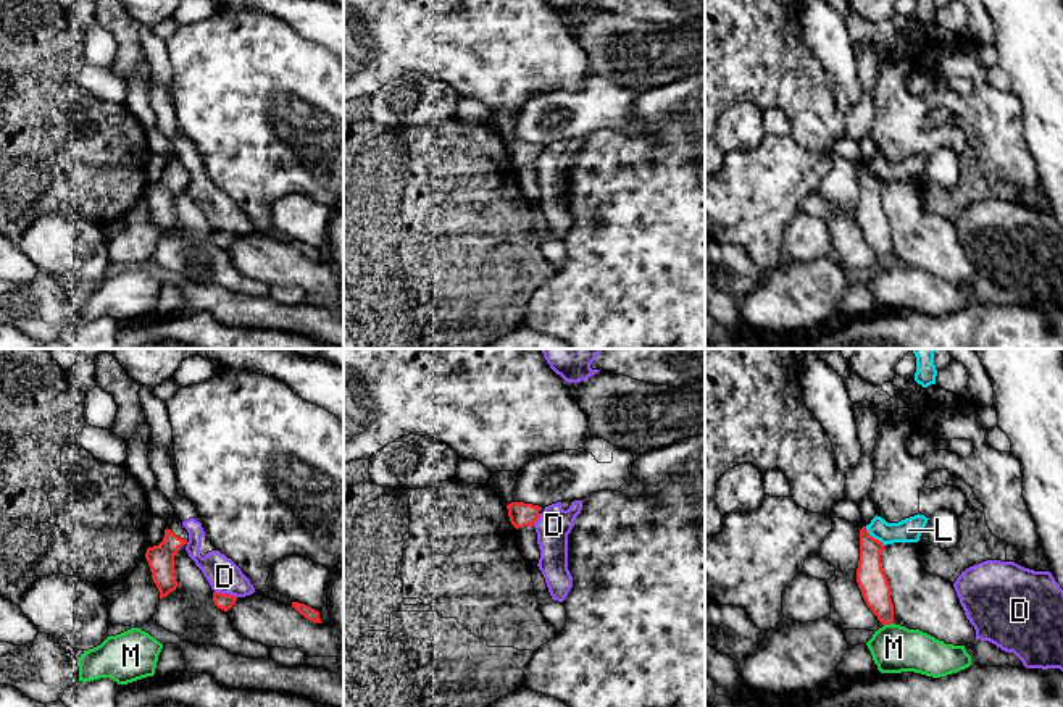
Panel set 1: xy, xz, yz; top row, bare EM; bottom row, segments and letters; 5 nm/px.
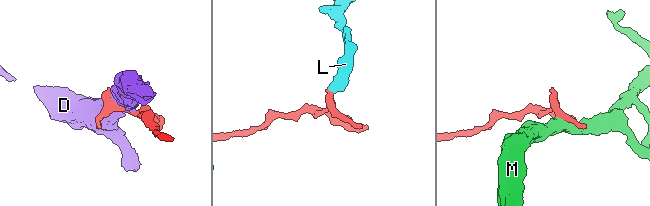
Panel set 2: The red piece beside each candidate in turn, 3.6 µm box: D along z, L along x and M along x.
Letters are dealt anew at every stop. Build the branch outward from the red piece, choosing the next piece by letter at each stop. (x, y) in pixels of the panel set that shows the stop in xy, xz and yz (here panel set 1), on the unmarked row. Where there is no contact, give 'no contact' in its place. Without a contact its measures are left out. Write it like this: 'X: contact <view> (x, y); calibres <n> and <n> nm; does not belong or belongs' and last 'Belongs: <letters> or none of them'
D: contact xy (226, 233); calibres 80 and 170 nm; does not belong
L: contact yz (873, 176); calibres 150 and 120 nm; does not belong
M: contact yz (887, 262); calibres 150 and 240 nm; does not belong
Belongs: none of them

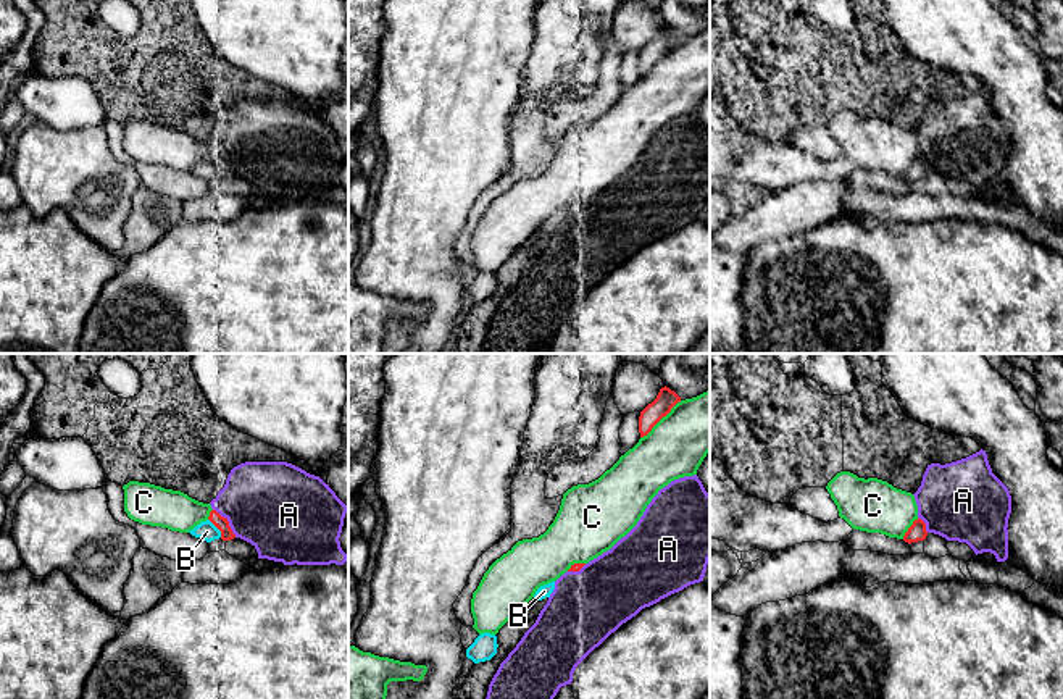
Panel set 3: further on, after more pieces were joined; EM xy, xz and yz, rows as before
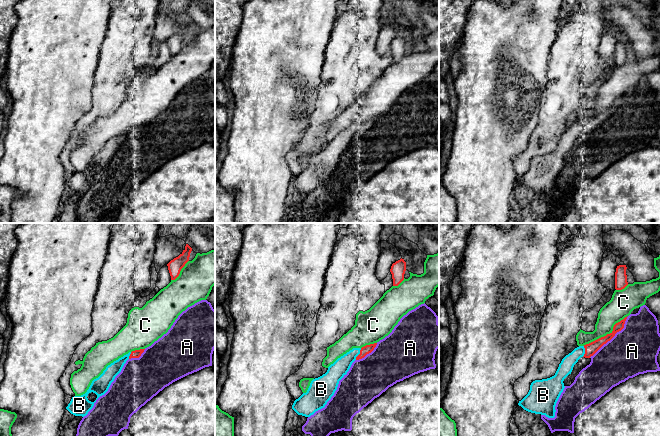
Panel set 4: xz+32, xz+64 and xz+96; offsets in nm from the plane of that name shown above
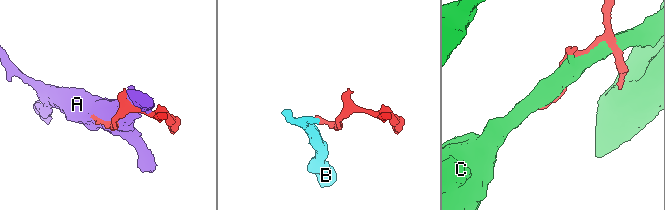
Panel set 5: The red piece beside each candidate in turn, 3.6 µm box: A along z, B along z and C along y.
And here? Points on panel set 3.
A: contact xy (228, 160); calibres 70 and 440 nm; does not belong
B: contact xy (216, 165); calibres 70 and 90 nm; belongs
C: contact xz (660, 57); calibres 100 and 300 nm; does not belong
Belongs: B

